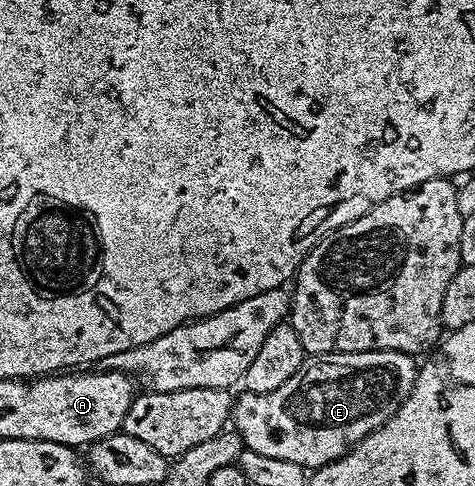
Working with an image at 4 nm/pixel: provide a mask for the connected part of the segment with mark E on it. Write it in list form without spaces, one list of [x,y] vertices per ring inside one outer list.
[[[332,351],[329,355],[316,355],[307,358],[300,369],[296,369],[284,385],[272,389],[272,393],[243,390],[242,396],[239,399],[237,396],[232,403],[232,427],[247,451],[317,469],[344,457],[361,439],[368,437],[368,433],[383,427],[410,396],[418,368],[415,356],[399,351]]]

